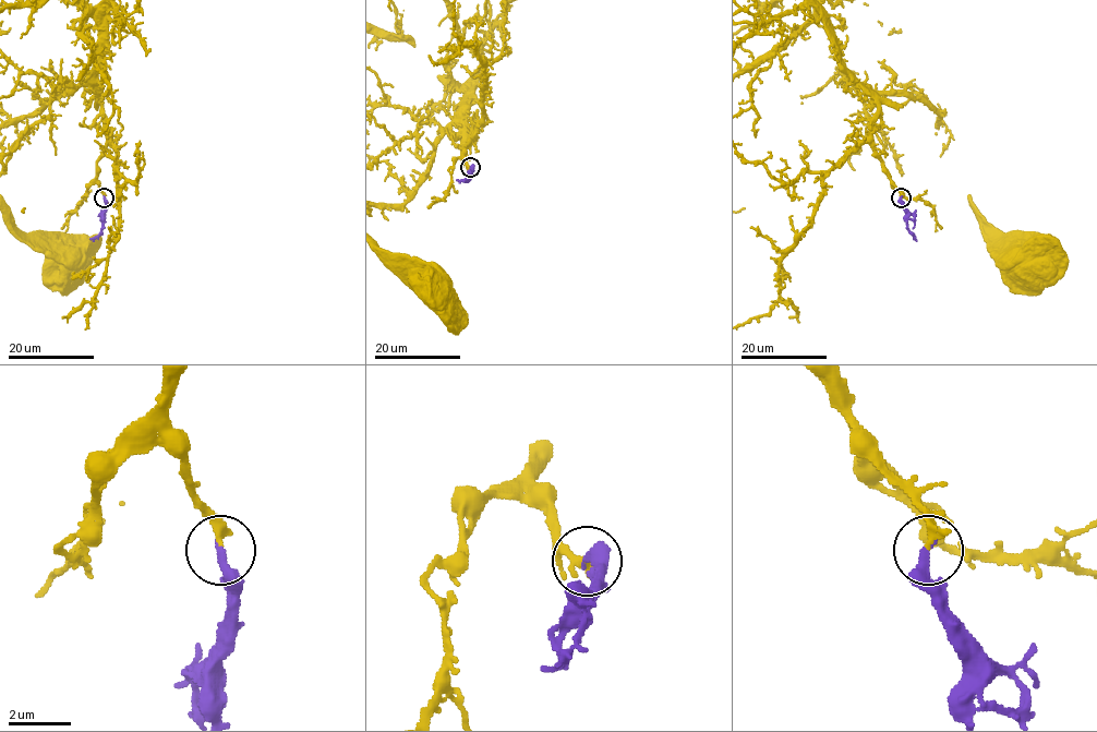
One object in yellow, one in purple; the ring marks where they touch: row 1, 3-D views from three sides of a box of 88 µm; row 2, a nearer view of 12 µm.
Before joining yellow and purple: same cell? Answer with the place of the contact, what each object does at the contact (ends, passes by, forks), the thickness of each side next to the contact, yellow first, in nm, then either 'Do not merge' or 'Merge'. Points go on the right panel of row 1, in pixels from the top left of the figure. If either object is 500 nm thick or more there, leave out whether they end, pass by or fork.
Place: (901, 198). At the ring yellow ends. At the ring purple ends. Thickness 220 nm (yellow) against 320 nm. Merge

